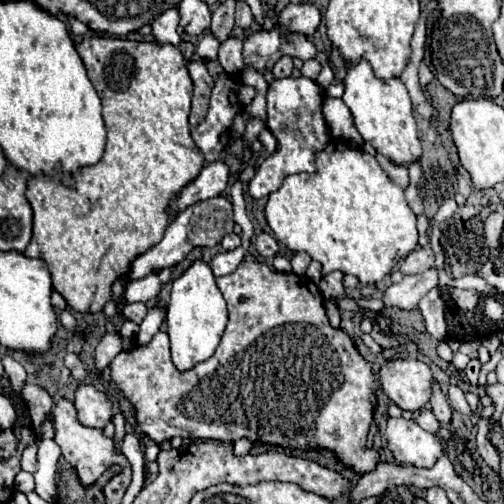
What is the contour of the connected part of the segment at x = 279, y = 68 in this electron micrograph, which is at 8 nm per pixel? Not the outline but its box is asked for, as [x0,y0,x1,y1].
[272,56,294,80]

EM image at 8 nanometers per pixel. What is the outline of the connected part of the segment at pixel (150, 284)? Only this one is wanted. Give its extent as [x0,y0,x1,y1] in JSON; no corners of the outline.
[118,268,172,316]

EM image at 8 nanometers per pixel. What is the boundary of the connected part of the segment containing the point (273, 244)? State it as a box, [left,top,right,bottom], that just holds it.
[256,232,279,258]

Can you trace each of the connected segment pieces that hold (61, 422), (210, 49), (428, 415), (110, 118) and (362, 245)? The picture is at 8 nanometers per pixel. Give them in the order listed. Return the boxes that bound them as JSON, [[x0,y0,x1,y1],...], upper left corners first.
[[52,398,128,486],[198,32,220,58],[414,408,440,432],[24,38,204,312],[266,138,418,286]]

